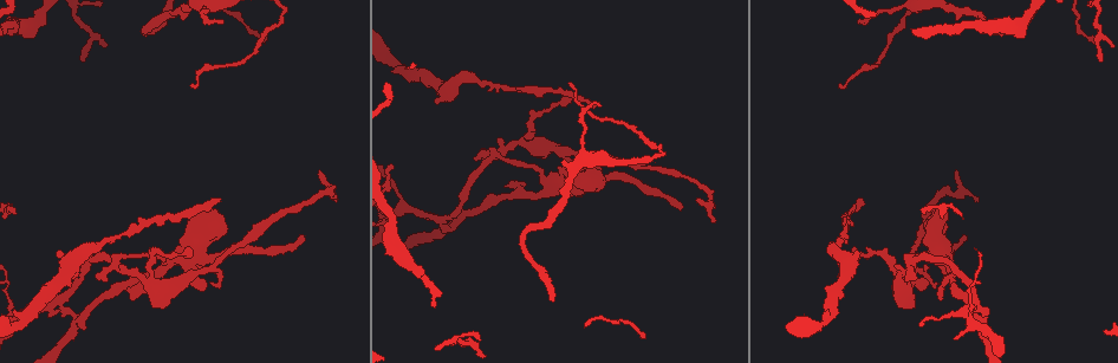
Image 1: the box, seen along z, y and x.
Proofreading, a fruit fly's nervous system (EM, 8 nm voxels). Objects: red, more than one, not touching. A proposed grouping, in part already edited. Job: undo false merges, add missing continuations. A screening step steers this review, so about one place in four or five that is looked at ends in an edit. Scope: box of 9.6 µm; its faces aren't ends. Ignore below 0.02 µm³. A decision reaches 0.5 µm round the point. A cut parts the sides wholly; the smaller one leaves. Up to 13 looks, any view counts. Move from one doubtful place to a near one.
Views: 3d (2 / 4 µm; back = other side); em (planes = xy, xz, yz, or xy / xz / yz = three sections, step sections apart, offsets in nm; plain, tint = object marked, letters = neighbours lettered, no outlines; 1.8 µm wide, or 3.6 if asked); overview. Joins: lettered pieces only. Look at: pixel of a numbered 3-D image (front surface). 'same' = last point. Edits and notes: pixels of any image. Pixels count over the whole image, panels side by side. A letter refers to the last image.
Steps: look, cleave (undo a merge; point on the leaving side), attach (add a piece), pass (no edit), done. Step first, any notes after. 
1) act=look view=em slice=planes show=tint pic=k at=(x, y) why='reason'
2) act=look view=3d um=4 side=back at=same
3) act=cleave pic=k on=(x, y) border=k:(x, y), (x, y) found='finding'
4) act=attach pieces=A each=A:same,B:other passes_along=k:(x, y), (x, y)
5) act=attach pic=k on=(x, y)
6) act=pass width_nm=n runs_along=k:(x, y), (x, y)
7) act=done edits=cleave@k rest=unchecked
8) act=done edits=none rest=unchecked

act=look view=3d um=2 pic=1 at=(303, 236) why='thin end'

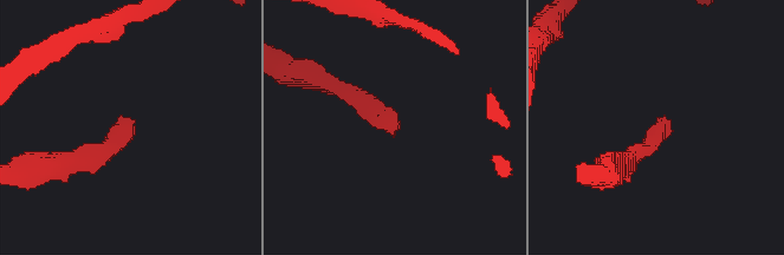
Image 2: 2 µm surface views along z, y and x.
act=look view=em slice=xz step=16 show=letters pic=2 at=(123, 121)

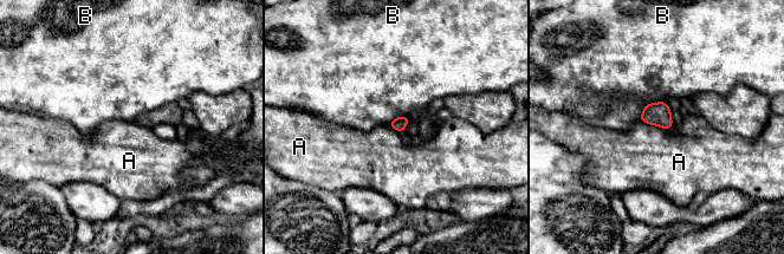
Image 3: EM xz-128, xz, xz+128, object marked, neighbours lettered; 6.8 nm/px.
act=pass each=A:other,B:other border=3:(407, 116), (397, 116), (387, 124) found='no lettered piece goes on from it'

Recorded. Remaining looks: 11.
act=look view=em um=3.6 slice=yz step=8 show=tint pic=1 at=(319, 171) why='branch stops here'

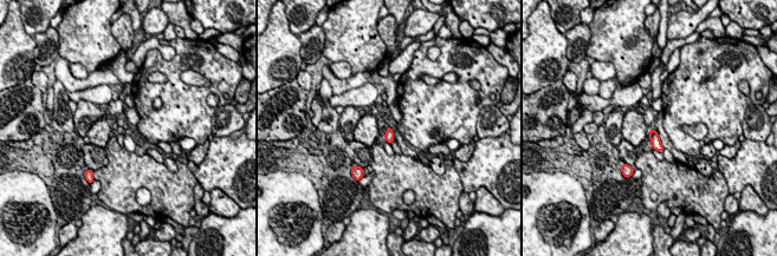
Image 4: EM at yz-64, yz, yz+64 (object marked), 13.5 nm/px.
act=look view=em um=3.6 slice=planes show=letters at=same

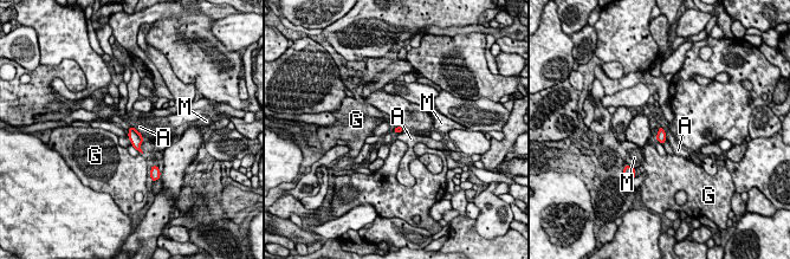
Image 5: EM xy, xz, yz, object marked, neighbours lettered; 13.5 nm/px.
act=pass each=A:other,G:other,M:other border=5:(134, 128), (141, 135) found='no lettered piece goes on from it'

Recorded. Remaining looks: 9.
act=look view=em slice=planes show=tint pic=1 at=(524, 238) why='abrupt turn'

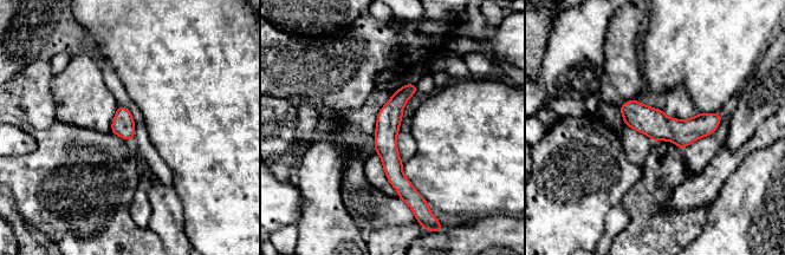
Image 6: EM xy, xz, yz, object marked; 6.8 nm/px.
act=look view=em slice=planes show=letters at=same why='see the neighbours'

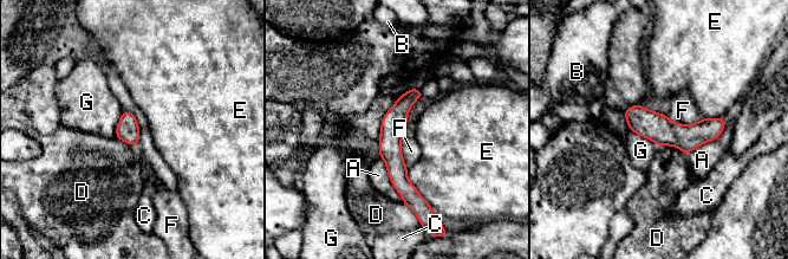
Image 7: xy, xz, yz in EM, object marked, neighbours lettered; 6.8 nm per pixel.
act=pass each=A:other,B:other,C:other,D:other,E:other,F:other,G:other border=7:(666, 115), (685, 124), (702, 118) found='one neuron here'

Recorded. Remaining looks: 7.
act=look view=3d um=4 pic=1 at=(908, 258) why='abrupt turn'

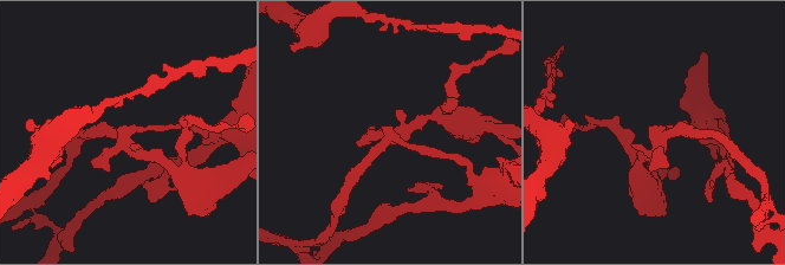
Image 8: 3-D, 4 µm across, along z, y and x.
act=look view=em slice=planes show=letters pic=8 at=(392, 137)

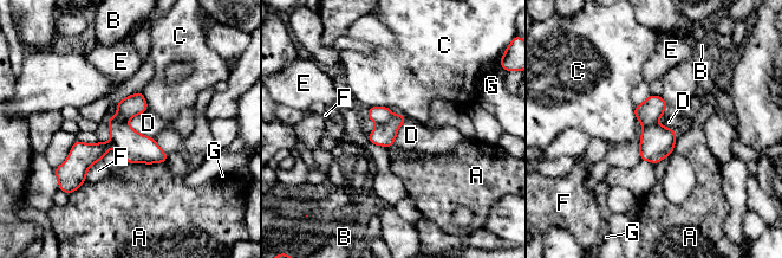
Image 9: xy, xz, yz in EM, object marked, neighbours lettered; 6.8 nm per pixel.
act=cleave pic=9 on=(384, 134) each=A:other,B:other,C:other,D:other,E:other,F:other,G:other found='two neurons meet here'

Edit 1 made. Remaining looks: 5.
act=done edits=cleave@9 rest=unchecked

